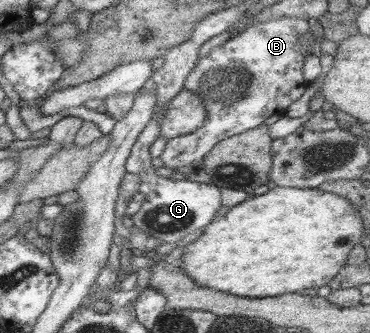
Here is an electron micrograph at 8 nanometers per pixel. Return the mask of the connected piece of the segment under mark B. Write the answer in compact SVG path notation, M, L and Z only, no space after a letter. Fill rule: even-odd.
M281 17L266 22L257 22L245 30L232 35L224 45L215 47L201 58L186 78L184 89L195 93L205 105L207 118L200 129L188 135L173 137L161 153L165 167L177 171L177 167L197 164L213 150L219 141L244 133L262 125L274 114L284 114L289 106L299 100L309 83L304 79L305 55L299 53L299 36L311 34L308 19Z

